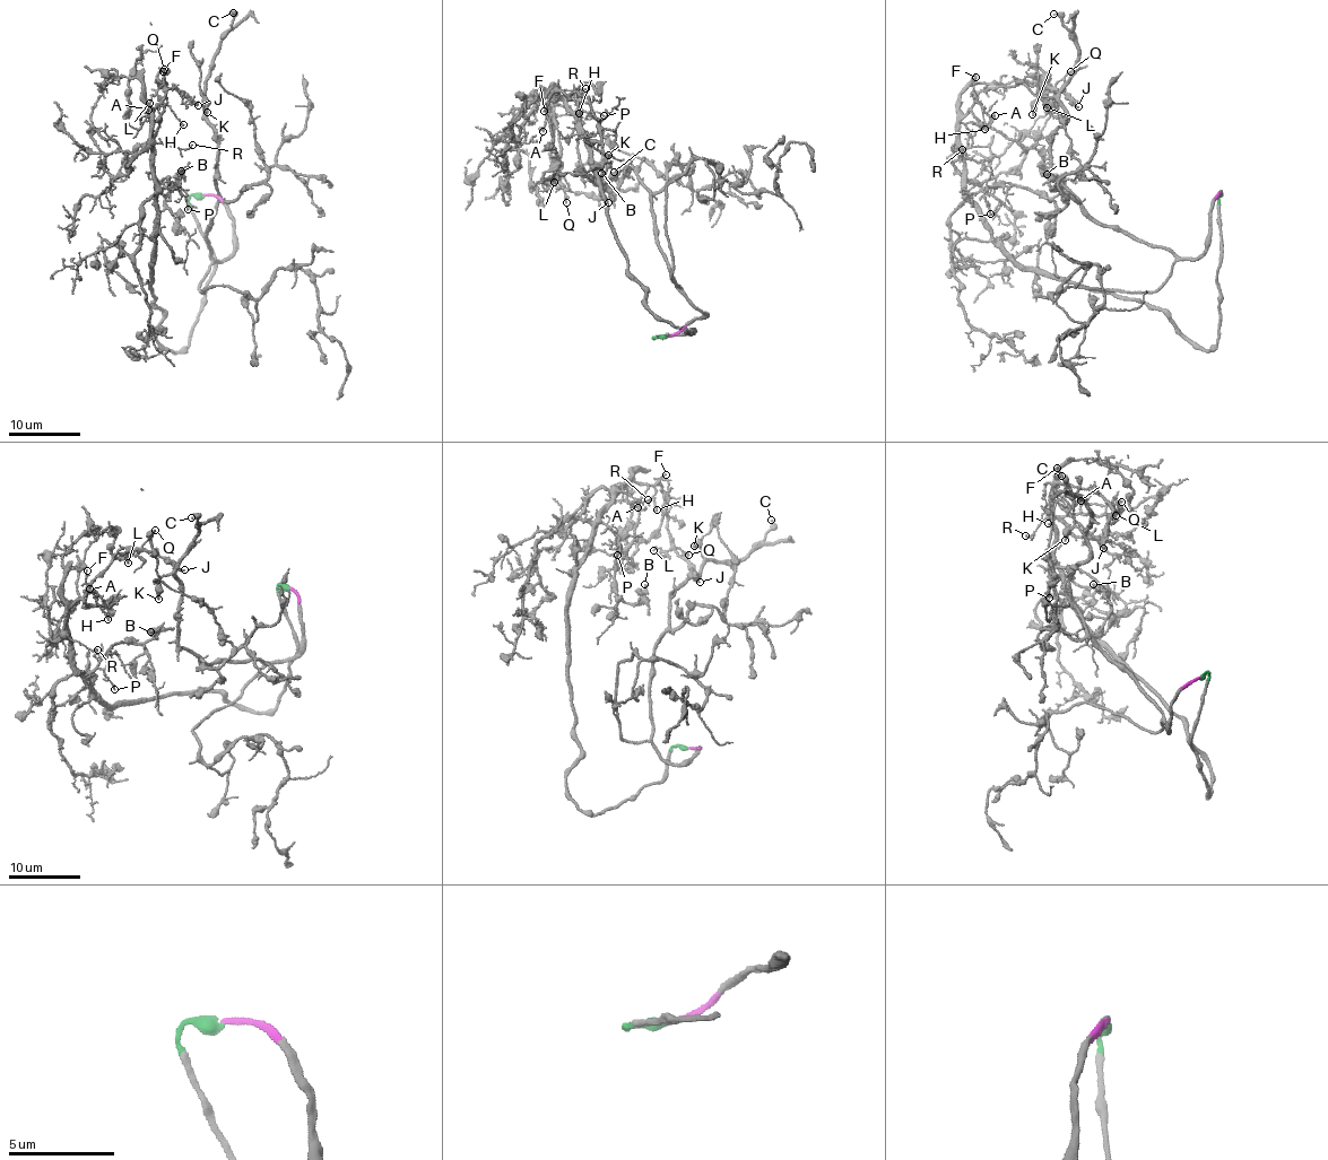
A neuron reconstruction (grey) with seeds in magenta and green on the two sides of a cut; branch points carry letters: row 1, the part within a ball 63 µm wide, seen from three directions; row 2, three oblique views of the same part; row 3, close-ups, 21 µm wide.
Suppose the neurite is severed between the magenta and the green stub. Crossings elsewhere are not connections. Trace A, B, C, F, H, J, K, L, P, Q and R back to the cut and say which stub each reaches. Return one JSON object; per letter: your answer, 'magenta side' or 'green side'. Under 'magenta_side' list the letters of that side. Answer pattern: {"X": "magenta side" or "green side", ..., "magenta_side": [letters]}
{"A": "green side", "B": "green side", "C": "magenta side", "F": "green side", "H": "green side", "J": "green side", "K": "magenta side", "L": "green side", "P": "green side", "Q": "green side", "R": "green side", "magenta_side": ["C", "K"]}

